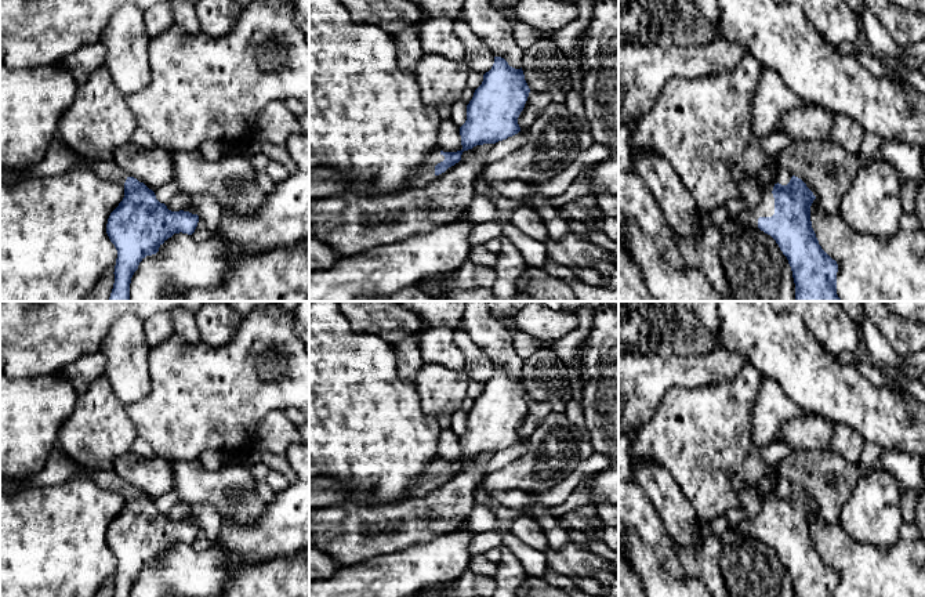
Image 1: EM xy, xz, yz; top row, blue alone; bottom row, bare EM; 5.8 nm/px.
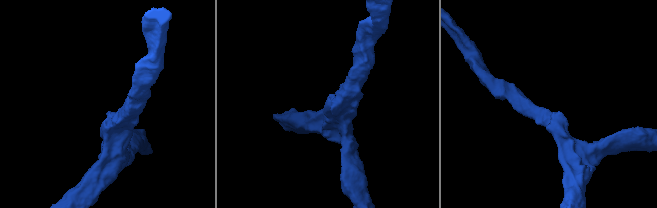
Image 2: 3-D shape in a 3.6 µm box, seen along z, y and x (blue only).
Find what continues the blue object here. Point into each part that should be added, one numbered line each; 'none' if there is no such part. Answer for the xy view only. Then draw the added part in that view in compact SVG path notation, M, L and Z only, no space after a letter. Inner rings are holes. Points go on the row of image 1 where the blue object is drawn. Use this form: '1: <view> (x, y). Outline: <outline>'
1: xy (60, 158). Outline: M54 138L41 163L21 171L0 167L0 181L18 182L32 177L62 176L79 164L88 166L97 176L108 181L124 184L128 177L113 160L84 158L70 149L65 142Z

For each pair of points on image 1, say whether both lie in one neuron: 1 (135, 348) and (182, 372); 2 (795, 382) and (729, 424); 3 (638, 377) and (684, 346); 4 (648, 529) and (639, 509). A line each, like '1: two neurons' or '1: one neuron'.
1: two neurons
2: two neurons
3: two neurons
4: one neuron

